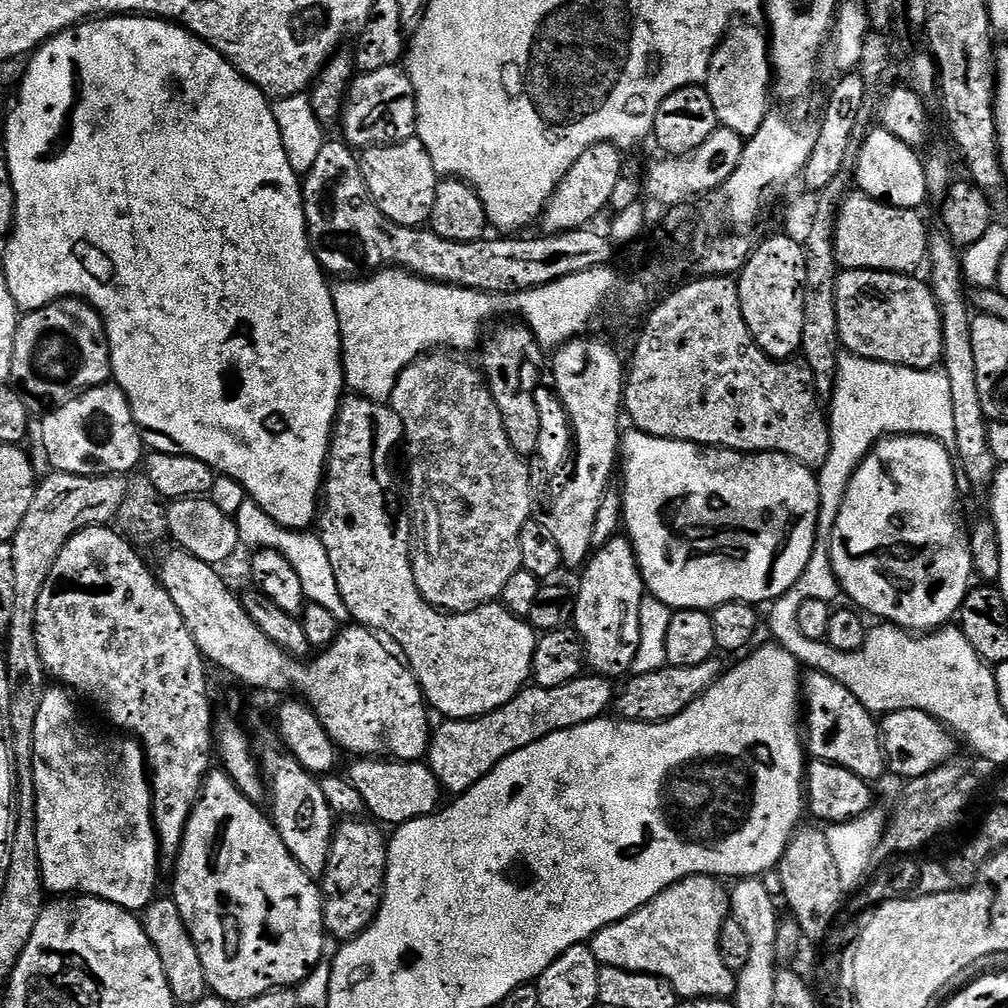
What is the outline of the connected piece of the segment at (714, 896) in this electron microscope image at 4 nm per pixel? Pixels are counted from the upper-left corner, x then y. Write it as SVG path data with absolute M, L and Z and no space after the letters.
M688 876L679 884L671 884L649 904L632 912L625 920L597 932L590 941L592 953L601 965L621 968L623 972L645 972L660 976L674 986L680 998L728 998L736 991L737 973L728 967L720 953L720 931L730 919L730 892L714 876Z

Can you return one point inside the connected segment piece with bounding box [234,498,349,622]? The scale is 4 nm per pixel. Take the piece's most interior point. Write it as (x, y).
(306, 554)

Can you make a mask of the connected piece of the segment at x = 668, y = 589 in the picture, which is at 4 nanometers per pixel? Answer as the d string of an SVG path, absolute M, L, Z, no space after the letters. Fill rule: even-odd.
M643 430L625 431L622 436L622 468L624 464L624 524L628 527L627 539L634 545L640 562L640 570L644 574L644 582L649 593L652 592L664 604L673 604L673 609L680 610L685 606L719 606L731 604L733 600L745 602L773 602L799 580L800 573L808 565L809 553L800 549L800 532L796 527L800 524L800 476L792 472L798 467L792 458L782 459L778 452L737 452L733 448L719 446L701 446L687 440L662 440ZM780 468L784 472L792 472L780 480ZM680 528L692 532L692 540L684 540Z

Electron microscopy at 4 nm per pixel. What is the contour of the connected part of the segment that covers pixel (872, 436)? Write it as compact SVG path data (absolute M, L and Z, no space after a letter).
M848 354L839 361L836 380L836 416L848 433L844 440L831 441L828 472L836 472L832 480L853 476L861 460L874 445L897 434L905 436L951 437L955 433L954 402L950 378L943 371L927 372L924 366L887 364L885 360L870 360L867 356Z

